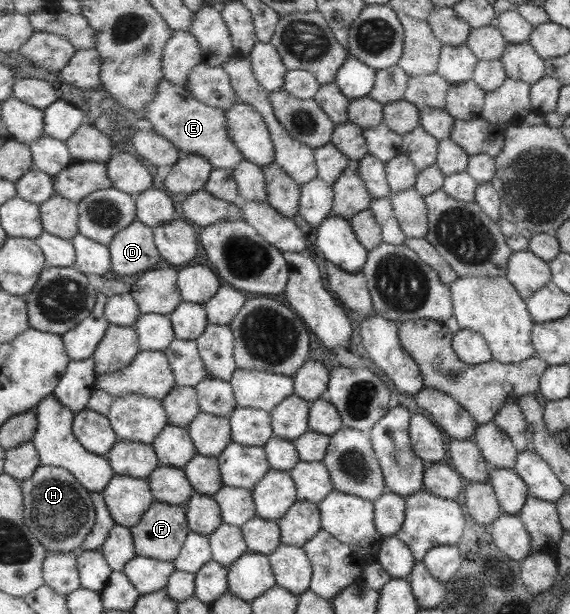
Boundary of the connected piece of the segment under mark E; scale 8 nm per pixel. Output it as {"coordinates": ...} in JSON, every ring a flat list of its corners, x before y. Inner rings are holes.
{"coordinates":[[162,79,155,99,146,106,142,116,152,123,156,133,171,140,182,153,204,156,215,168,234,170,245,158,229,136,226,112,203,103,186,86]]}

